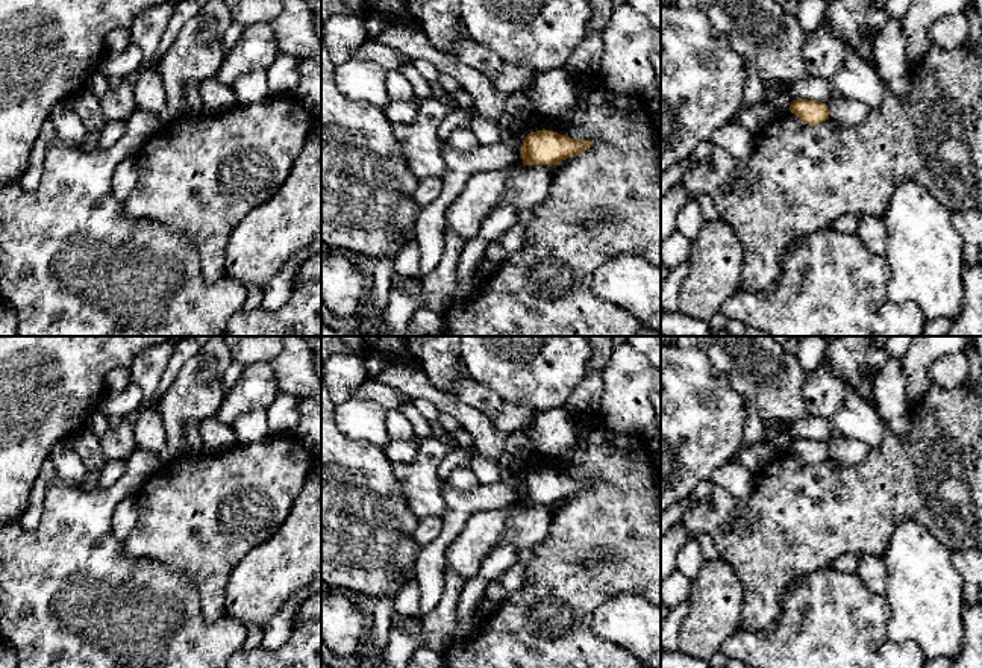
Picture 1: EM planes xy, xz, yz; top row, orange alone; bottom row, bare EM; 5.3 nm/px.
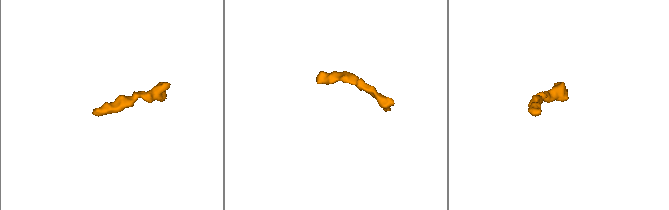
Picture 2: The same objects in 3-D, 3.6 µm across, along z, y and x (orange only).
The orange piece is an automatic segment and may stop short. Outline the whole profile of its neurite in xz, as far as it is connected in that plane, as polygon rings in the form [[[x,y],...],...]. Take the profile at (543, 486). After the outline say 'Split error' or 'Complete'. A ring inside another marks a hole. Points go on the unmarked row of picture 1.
[[[543,468],[527,473],[521,486],[521,498],[524,504],[552,506],[591,488],[594,483],[594,480],[582,480]]]. Complete

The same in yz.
[[[797,438],[791,441],[790,450],[809,465],[829,459],[829,448],[826,442],[817,439]]]. Complete

